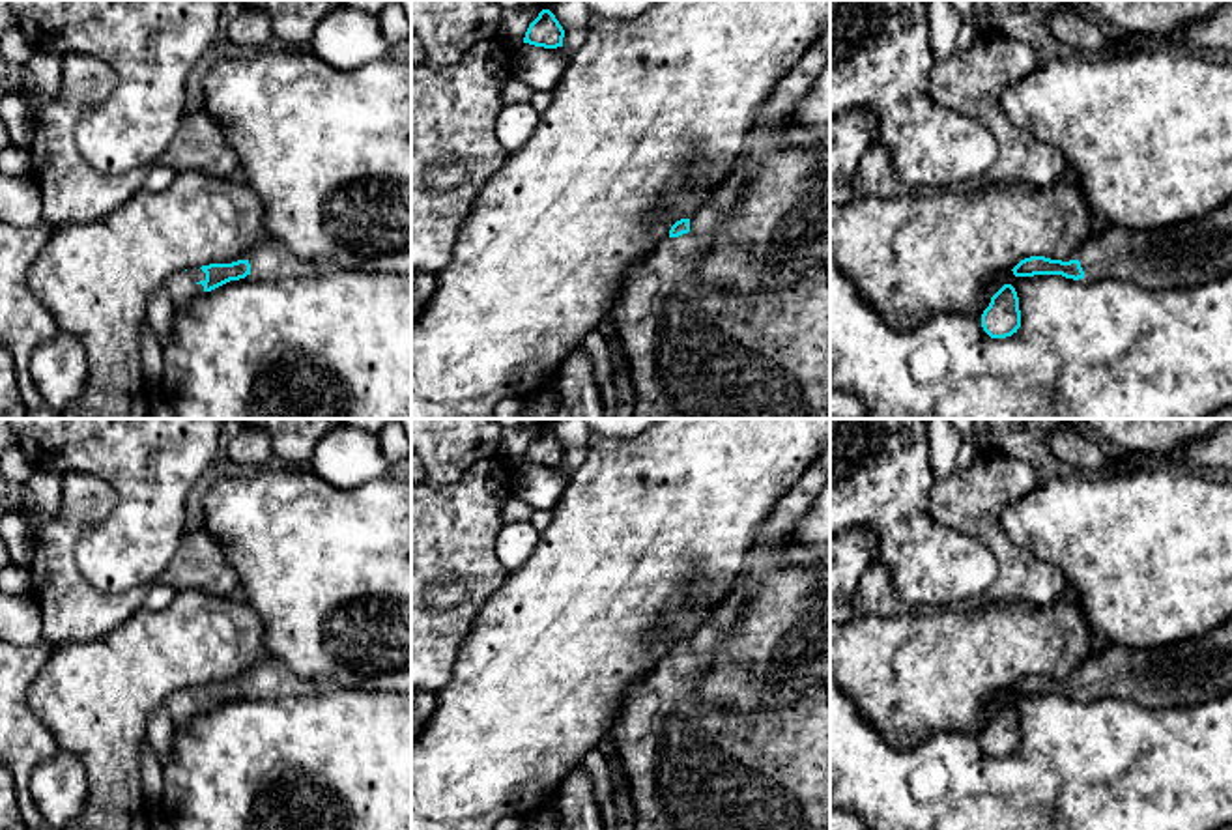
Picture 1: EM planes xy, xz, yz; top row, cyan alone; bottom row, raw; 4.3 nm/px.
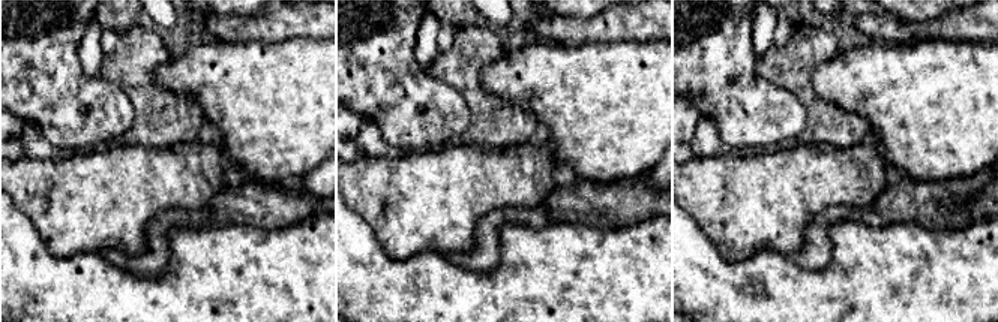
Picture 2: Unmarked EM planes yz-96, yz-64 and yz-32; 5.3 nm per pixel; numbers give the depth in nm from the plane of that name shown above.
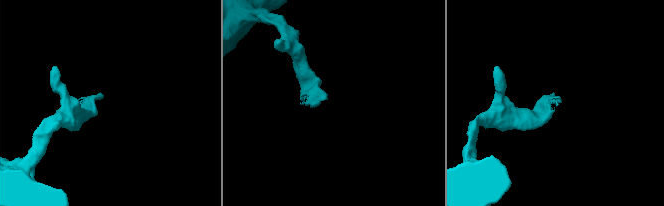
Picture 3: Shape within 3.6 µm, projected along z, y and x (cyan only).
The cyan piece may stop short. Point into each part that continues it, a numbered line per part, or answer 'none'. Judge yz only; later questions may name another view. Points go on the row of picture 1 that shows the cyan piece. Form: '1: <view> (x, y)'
1: yz (1191, 253)

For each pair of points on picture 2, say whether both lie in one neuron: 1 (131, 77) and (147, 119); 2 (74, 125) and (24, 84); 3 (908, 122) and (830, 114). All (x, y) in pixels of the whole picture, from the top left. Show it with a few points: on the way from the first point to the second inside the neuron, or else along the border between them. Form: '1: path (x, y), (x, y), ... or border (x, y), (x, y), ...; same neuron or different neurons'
1: path (140, 87), (147, 98), (147, 108); same neuron
2: path (62, 113), (36, 87); same neuron
3: border (829, 101), (856, 111), (871, 129); different neurons

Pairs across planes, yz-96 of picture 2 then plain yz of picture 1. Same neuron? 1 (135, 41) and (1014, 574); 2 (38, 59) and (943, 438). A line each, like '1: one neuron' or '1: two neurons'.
1: one neuron
2: two neurons

